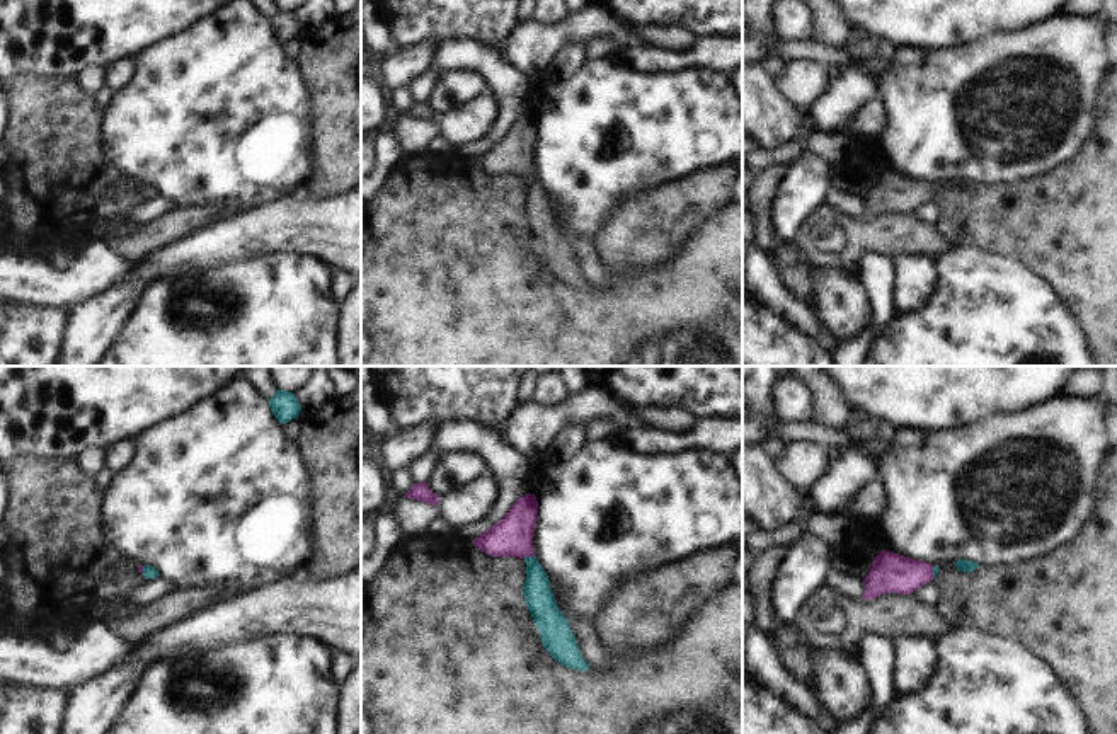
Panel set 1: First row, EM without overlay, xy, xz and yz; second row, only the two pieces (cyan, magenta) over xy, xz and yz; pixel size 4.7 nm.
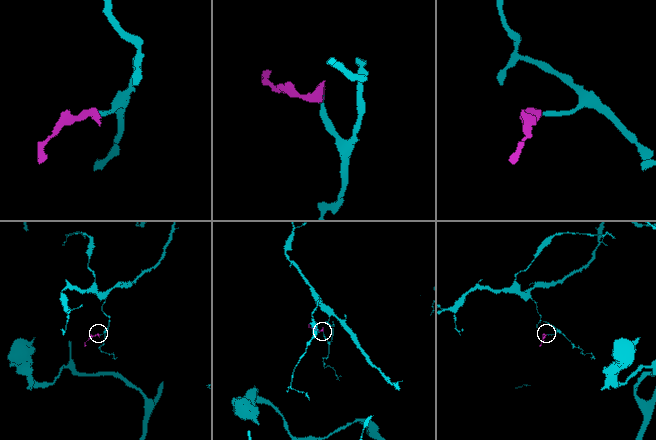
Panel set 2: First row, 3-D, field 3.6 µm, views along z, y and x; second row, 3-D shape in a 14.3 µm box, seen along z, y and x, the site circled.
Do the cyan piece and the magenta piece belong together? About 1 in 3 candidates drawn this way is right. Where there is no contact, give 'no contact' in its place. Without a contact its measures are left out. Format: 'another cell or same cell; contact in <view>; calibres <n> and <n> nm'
same cell; contact in xz; calibres 140 and 190 nm

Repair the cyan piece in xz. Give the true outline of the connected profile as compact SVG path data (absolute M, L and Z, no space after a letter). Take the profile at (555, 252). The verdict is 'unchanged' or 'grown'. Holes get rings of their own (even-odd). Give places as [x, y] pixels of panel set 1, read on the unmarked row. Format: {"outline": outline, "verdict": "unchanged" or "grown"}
{"outline": "M526 112L513 123L501 140L473 157L472 162L492 175L519 175L526 181L523 215L540 249L543 266L562 284L587 290L589 283L579 271L569 238L557 225L548 194L535 175L533 152L536 136L536 114Z", "verdict": "grown"}

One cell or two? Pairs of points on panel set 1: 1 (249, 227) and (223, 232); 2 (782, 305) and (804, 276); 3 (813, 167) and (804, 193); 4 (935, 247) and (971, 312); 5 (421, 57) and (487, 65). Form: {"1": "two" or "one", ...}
{"1": "one", "2": "two", "3": "one", "4": "two", "5": "two"}

